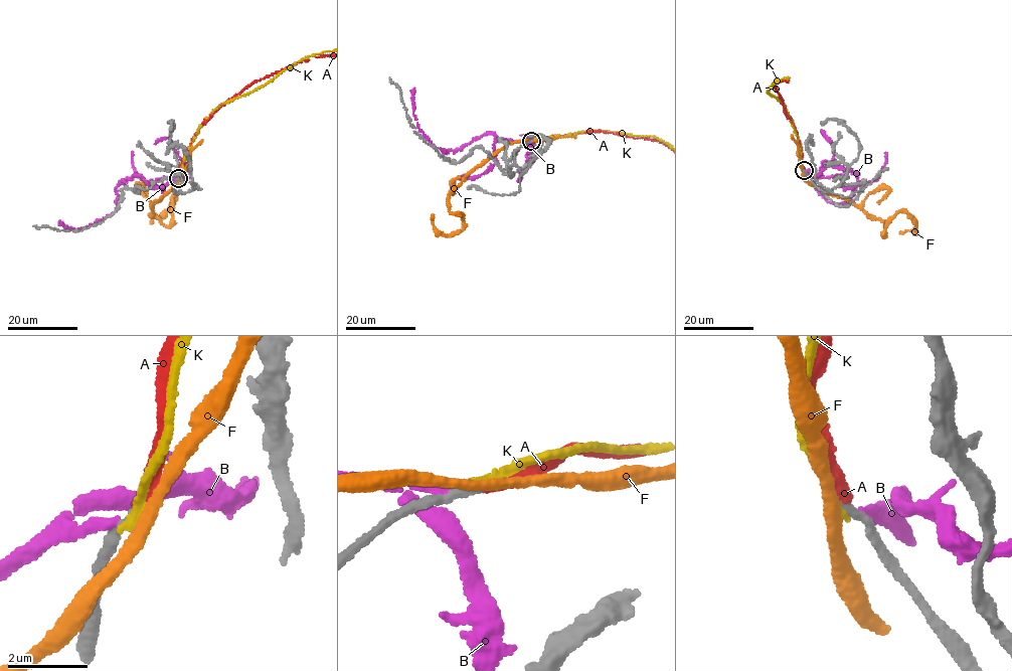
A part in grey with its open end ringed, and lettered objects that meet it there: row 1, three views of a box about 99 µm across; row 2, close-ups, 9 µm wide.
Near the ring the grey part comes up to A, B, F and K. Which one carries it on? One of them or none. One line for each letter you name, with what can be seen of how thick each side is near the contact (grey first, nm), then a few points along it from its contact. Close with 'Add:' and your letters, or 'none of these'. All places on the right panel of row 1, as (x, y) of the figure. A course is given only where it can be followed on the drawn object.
A: calibres 200 and 260 nm
Add: A

